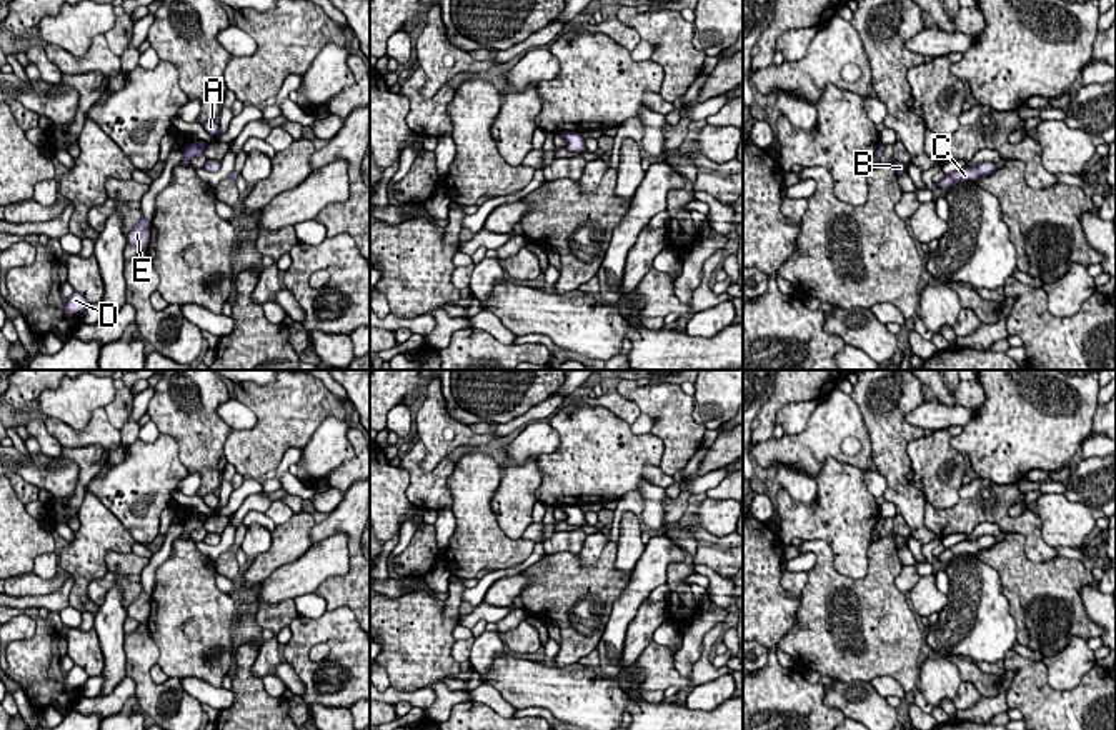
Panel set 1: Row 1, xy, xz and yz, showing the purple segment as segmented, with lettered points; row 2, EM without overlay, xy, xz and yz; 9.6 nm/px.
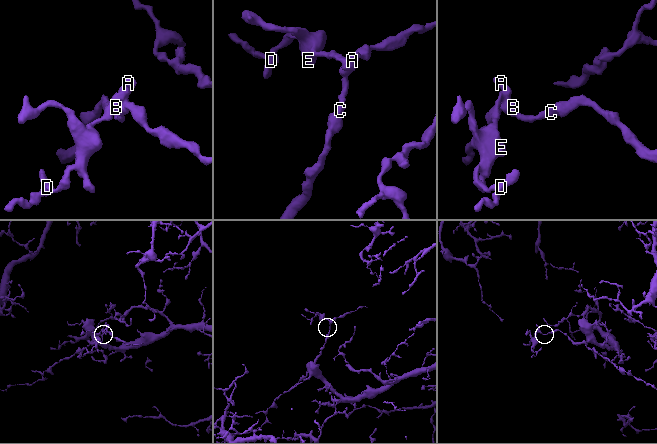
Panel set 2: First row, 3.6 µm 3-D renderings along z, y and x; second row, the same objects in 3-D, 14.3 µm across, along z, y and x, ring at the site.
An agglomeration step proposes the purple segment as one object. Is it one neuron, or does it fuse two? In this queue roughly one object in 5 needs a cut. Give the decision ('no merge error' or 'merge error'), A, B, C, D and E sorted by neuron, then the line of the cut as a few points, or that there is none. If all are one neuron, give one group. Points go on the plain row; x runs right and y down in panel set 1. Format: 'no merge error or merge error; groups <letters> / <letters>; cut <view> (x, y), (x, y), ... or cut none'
no merge error; groups A B C D E; cut none

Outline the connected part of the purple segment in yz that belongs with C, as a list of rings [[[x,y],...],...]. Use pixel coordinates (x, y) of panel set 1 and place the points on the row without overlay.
[[[981,535],[981,537],[978,537],[971,542],[963,540],[963,542],[954,543],[953,547],[944,548],[944,552],[936,558],[939,562],[949,562],[949,560],[953,560],[954,557],[959,557],[959,555],[966,555],[966,553],[976,555],[979,550],[991,548],[996,543],[998,543],[996,537]]]

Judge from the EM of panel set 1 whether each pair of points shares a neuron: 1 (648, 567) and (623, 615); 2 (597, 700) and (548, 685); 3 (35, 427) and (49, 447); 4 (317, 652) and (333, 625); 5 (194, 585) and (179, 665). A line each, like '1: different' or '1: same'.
1: same
2: same
3: same
4: different
5: same

